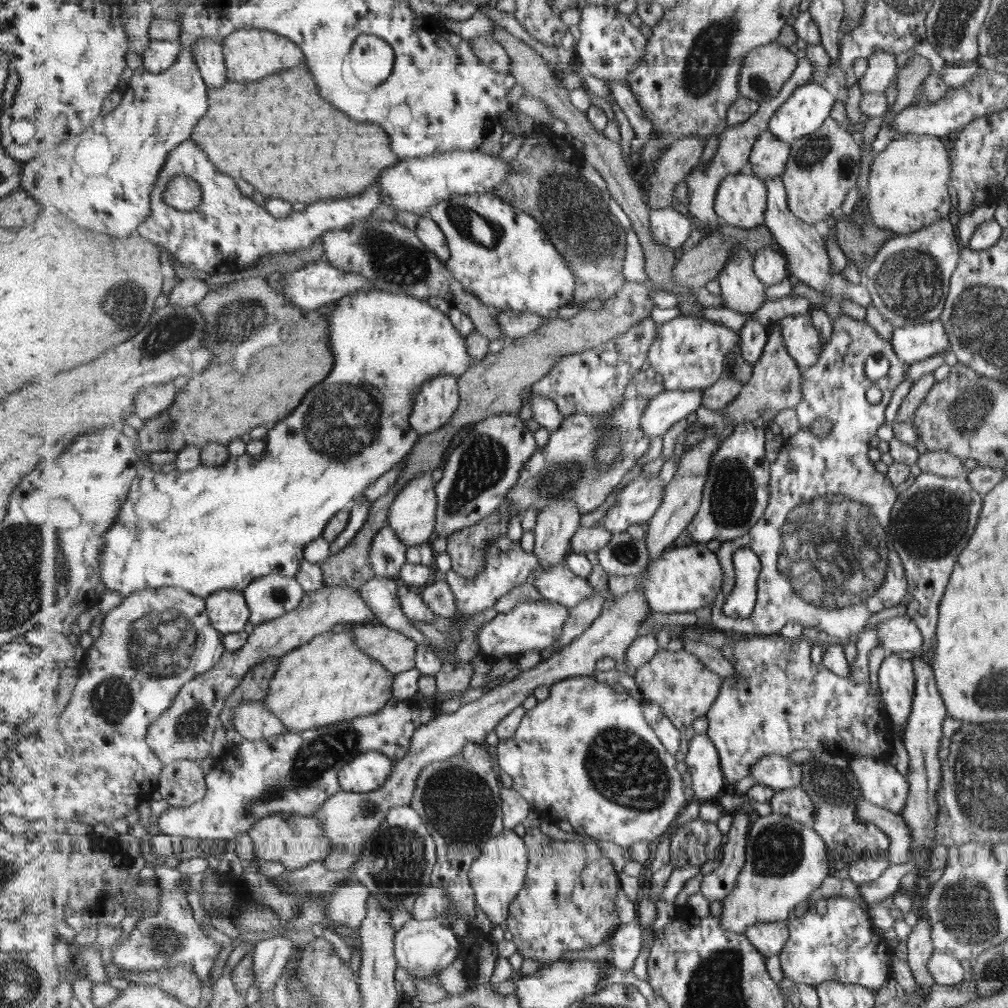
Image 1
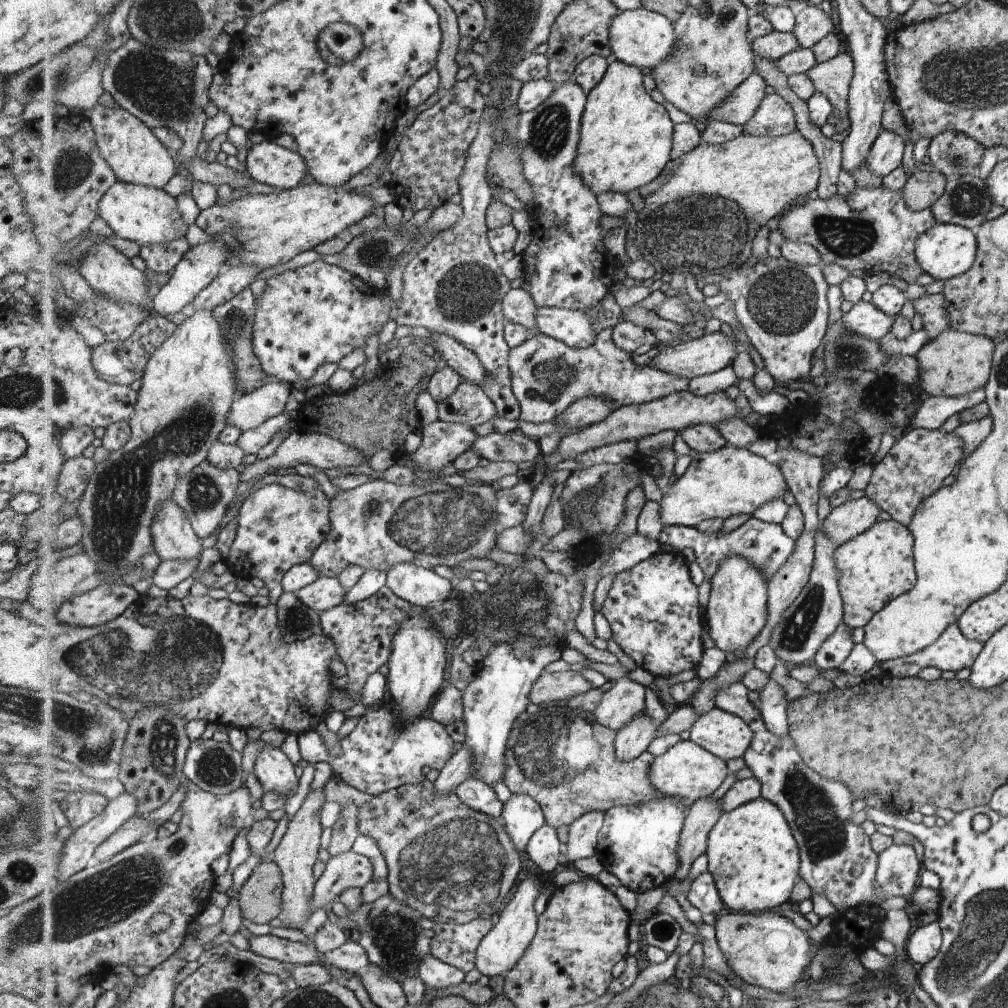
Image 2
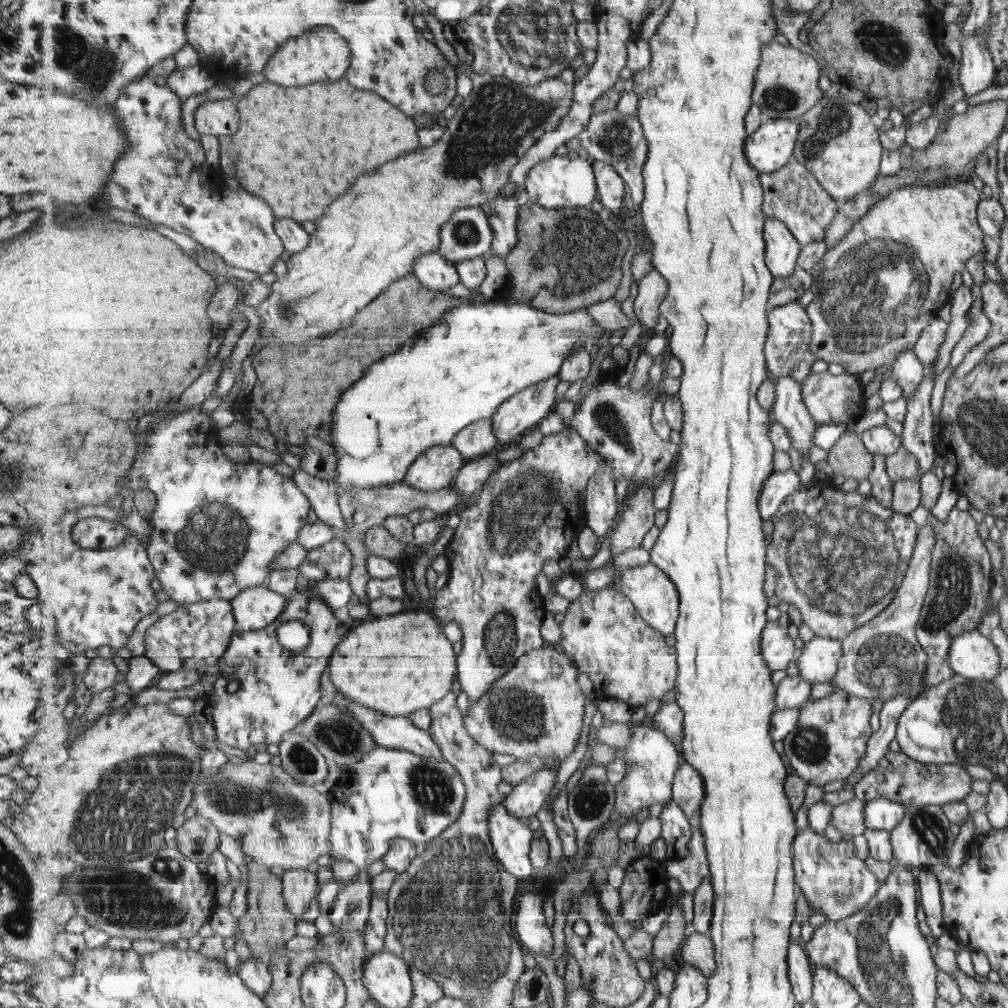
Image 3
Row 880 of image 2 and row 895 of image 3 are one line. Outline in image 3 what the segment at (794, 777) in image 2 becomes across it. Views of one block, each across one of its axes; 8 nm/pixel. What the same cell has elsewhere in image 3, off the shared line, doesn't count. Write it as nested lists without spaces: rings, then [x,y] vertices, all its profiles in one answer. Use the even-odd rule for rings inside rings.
[[[810,826],[799,832],[794,842],[794,870],[799,890],[805,893],[814,909],[819,909],[825,915],[826,920],[846,919],[864,909],[882,888],[879,878],[867,868],[867,864],[861,858],[855,856],[855,846],[851,840],[841,840],[833,843],[827,836],[815,833]]]

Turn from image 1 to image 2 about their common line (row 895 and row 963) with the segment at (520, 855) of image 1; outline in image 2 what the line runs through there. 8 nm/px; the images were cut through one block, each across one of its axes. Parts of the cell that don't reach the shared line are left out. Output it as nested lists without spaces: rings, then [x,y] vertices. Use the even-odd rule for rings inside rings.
[[[526,874],[516,886],[516,892],[511,892],[512,898],[507,900],[507,908],[504,908],[503,912],[495,912],[499,915],[498,921],[483,942],[479,944],[476,952],[476,968],[482,974],[490,978],[505,975],[513,970],[522,959],[539,930],[535,900],[542,893],[541,886],[543,886],[543,879],[540,876]]]

